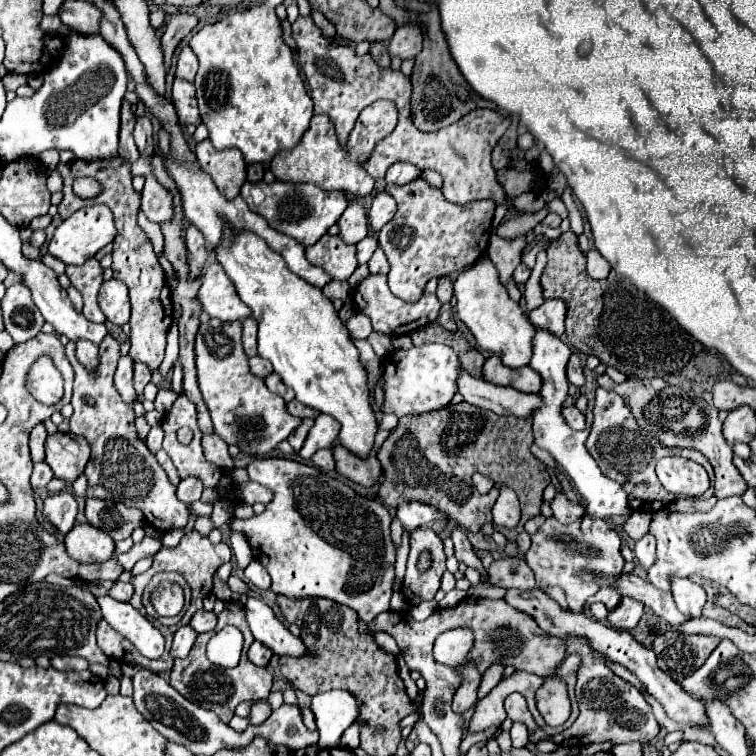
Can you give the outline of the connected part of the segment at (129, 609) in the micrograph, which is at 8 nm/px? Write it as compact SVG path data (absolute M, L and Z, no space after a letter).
M100 596L98 604L102 608L104 620L128 638L140 653L149 659L158 659L165 649L165 639L160 630L148 622L132 604L118 602L110 596Z

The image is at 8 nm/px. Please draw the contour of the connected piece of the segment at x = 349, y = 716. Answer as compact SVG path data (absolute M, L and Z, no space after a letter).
M331 690L312 696L312 712L318 726L318 746L334 748L340 744L344 730L360 716L360 702L345 690Z

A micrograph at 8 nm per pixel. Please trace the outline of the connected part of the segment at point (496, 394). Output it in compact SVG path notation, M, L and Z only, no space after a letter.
M462 368L456 378L456 386L466 402L484 410L492 410L496 414L514 414L518 418L532 418L532 410L540 406L540 394L524 394L516 388L496 386L482 378L472 378Z

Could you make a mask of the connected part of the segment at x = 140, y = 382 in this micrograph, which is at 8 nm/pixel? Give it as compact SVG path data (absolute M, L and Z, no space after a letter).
M136 362L134 364L134 388L138 394L142 394L144 386L150 382L150 378L152 378L152 374L150 374L148 366L144 366L142 362Z

